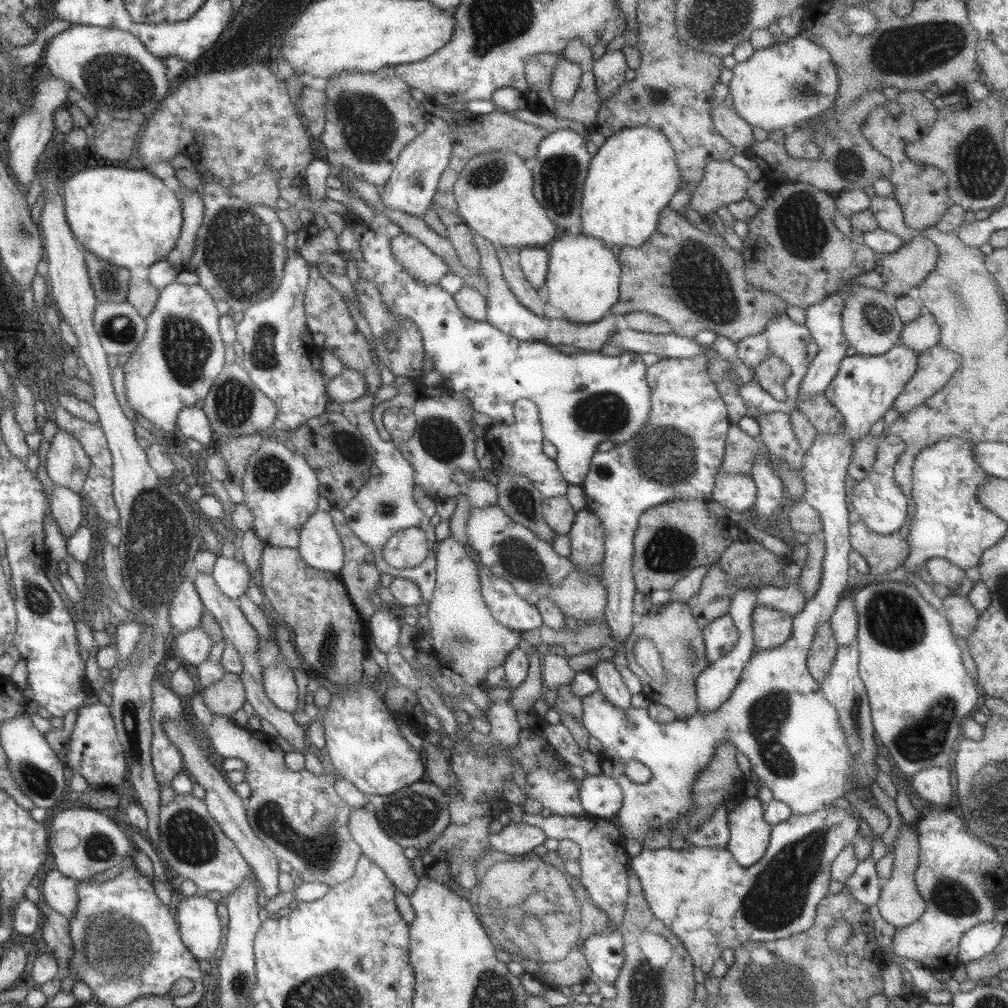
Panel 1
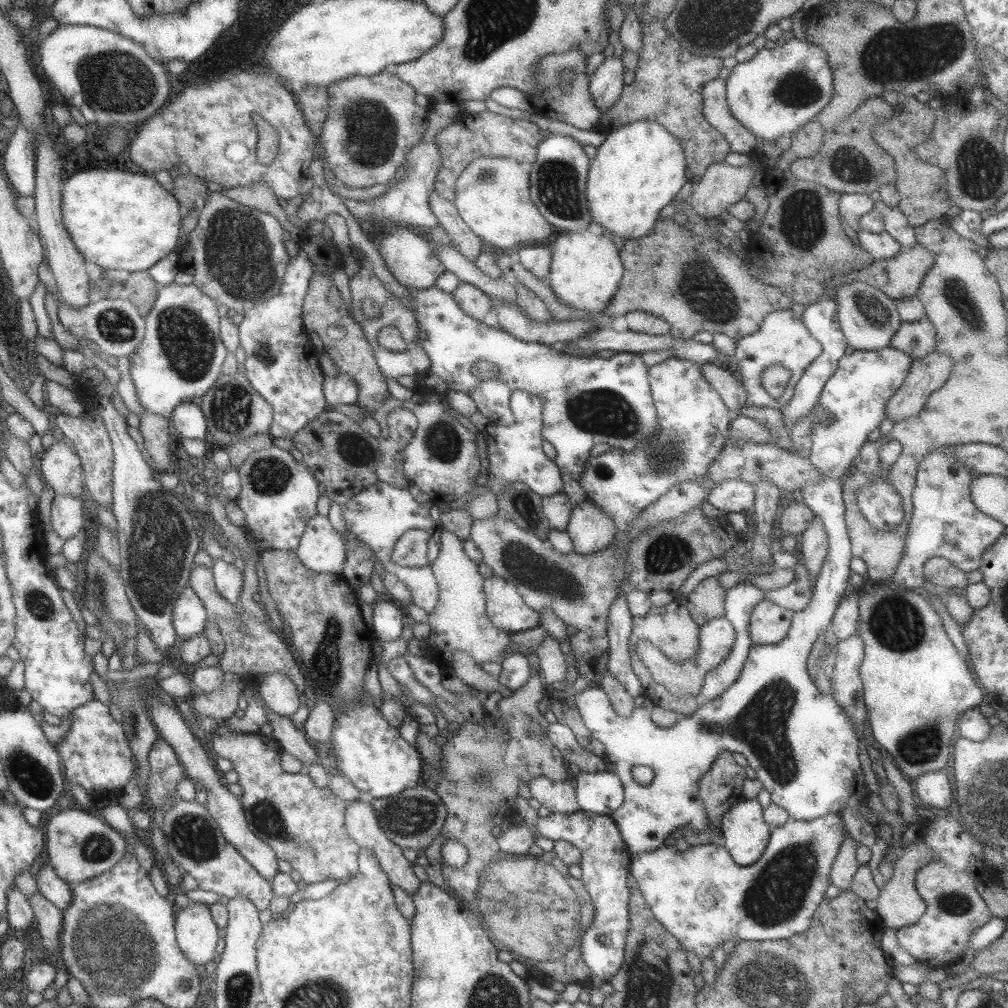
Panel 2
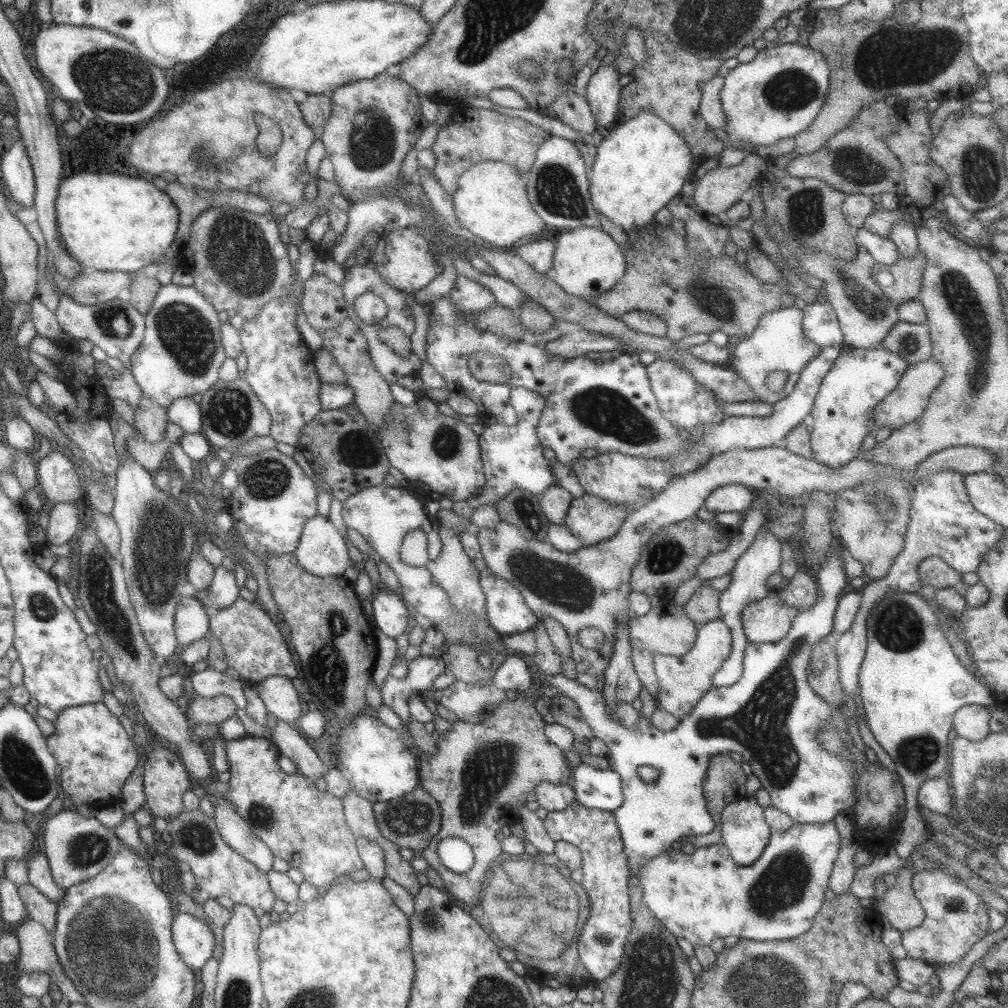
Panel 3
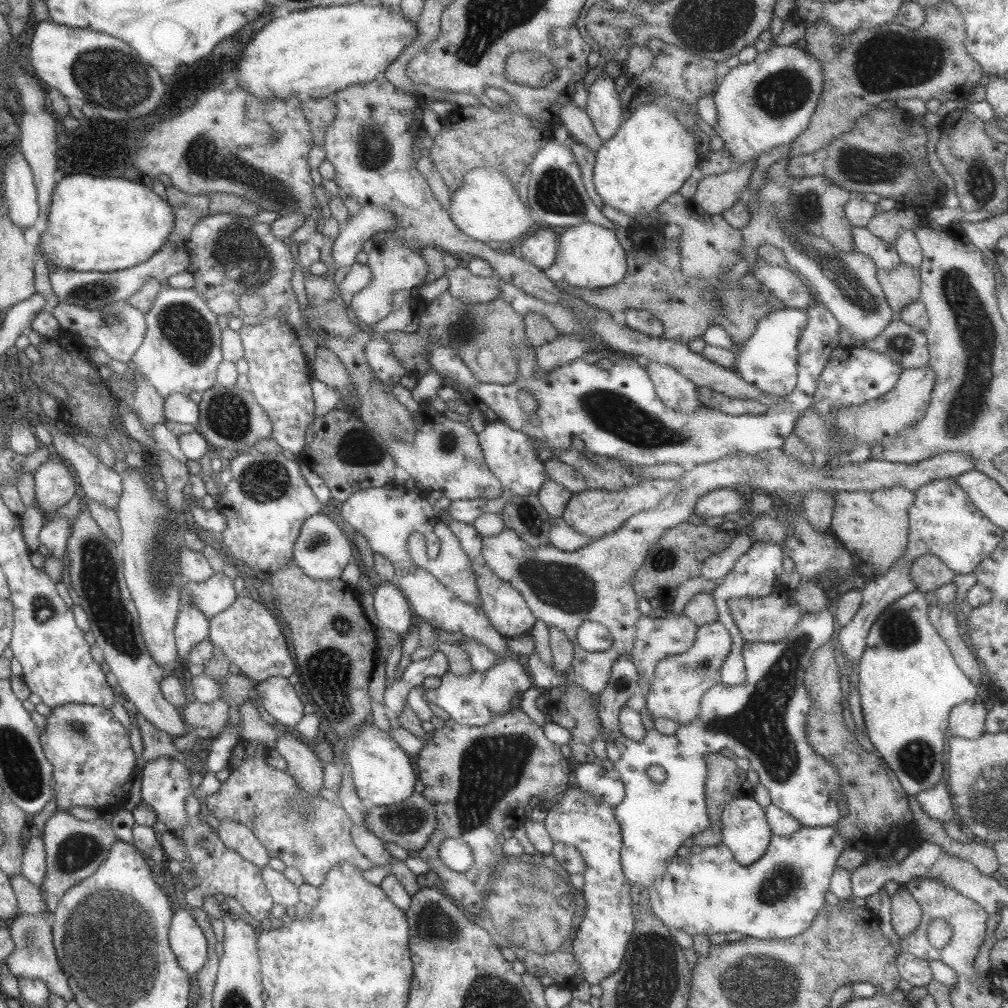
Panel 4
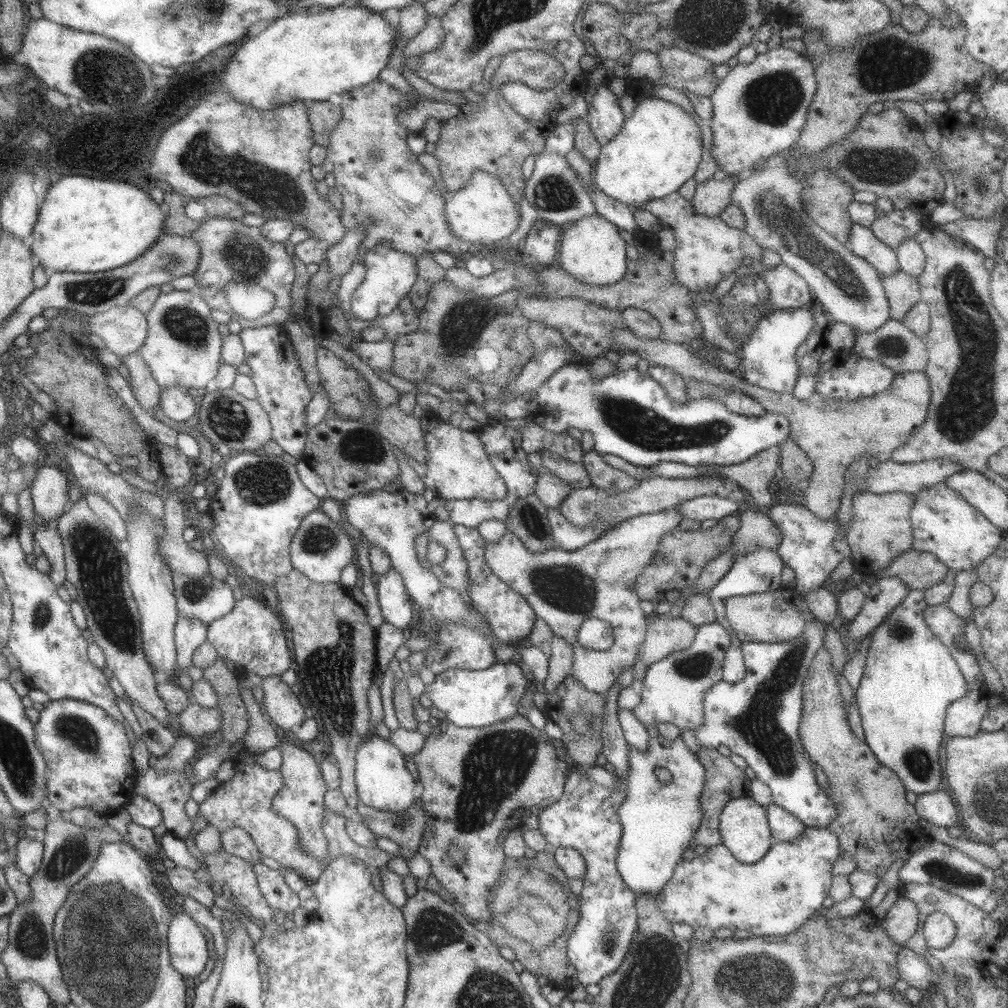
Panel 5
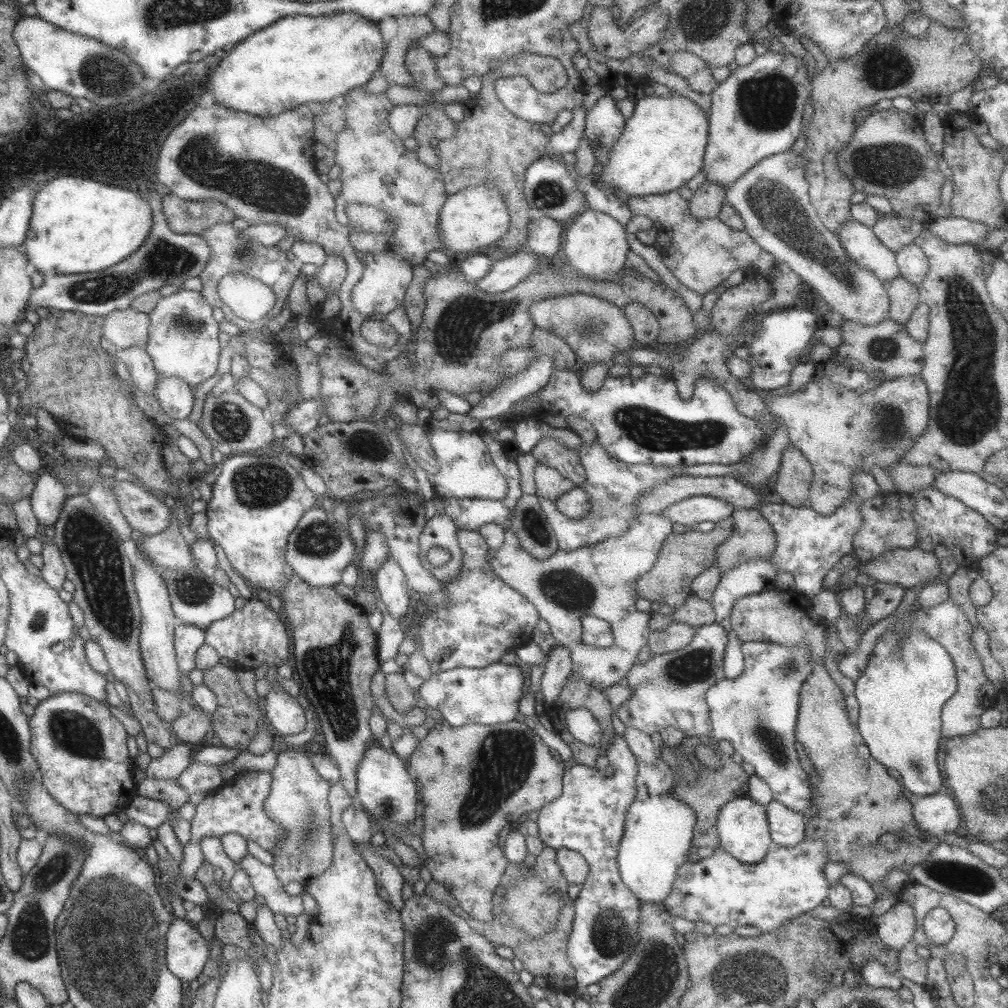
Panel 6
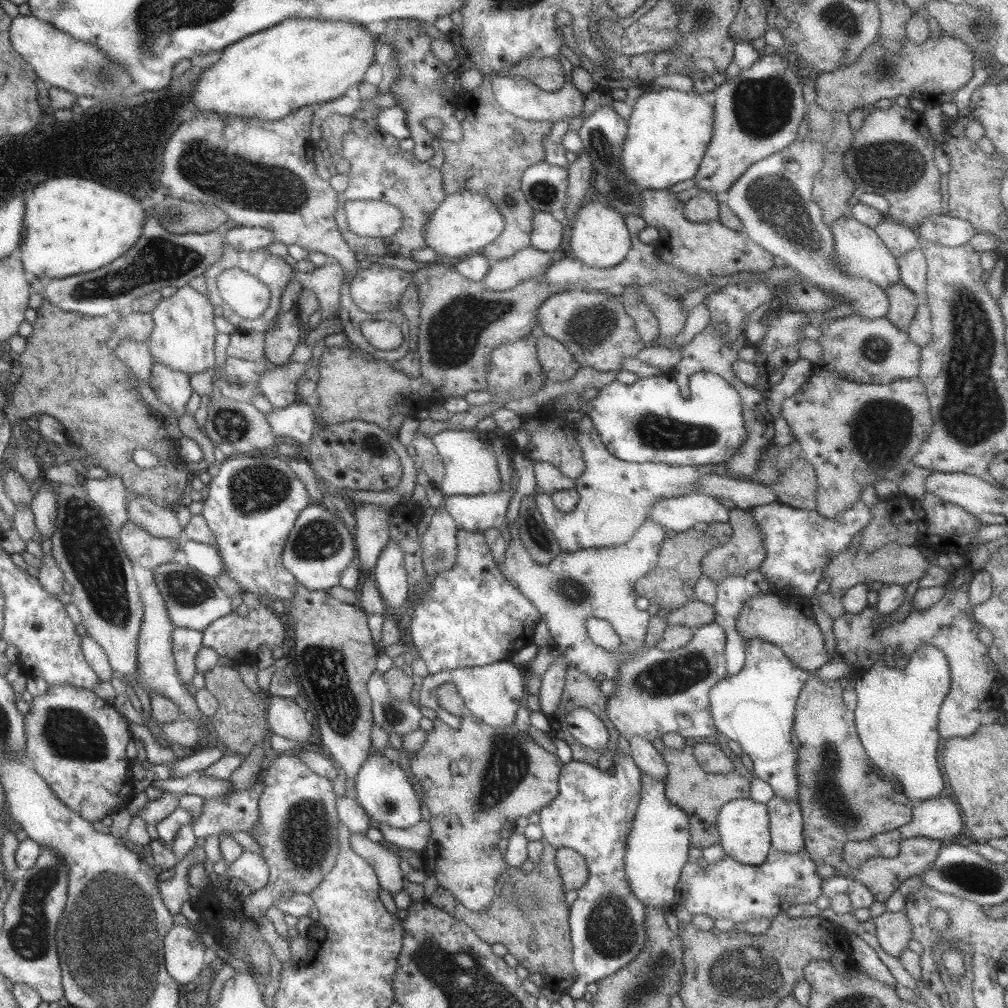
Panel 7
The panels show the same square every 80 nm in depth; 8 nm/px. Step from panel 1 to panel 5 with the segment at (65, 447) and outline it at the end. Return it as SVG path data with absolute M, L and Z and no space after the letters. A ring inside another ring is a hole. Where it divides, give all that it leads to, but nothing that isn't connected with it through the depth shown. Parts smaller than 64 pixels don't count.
M45 462L37 468L30 486L30 497L38 521L53 520L68 507L69 486L69 480L56 463Z

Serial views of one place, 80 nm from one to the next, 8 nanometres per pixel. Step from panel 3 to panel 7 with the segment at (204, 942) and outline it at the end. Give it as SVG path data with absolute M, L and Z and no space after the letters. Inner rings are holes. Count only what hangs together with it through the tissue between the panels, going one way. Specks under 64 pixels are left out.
M173 926L164 936L164 967L181 985L193 984L203 970L204 945L200 935L185 926Z

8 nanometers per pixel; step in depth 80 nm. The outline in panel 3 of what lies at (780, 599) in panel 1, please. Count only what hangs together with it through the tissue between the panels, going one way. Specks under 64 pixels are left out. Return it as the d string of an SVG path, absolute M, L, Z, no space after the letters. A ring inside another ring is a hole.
M799 567L779 594L787 606L797 607L799 610L811 608L818 601L818 586L813 573L805 572Z

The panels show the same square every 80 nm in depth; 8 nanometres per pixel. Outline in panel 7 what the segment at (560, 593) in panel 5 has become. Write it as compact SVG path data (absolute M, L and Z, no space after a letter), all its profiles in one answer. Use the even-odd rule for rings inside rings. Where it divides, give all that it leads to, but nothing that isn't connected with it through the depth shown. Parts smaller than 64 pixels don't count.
M646 518L623 544L560 552L549 564L541 565L531 558L519 540L519 526L515 520L508 522L507 527L512 539L506 547L504 559L497 564L503 580L531 601L540 620L546 624L555 647L565 654L564 658L569 664L587 673L597 683L611 680L624 656L643 646L649 614L635 607L634 584L655 567L660 544L665 539L664 528ZM588 616L611 623L620 638L615 652L605 652L591 642L585 626Z

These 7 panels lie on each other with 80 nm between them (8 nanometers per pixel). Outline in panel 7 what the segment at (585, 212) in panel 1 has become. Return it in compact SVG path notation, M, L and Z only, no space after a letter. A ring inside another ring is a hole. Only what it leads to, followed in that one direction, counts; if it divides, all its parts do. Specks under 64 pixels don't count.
M661 87L657 92L640 94L626 118L627 136L619 162L626 179L642 191L667 189L689 180L697 172L711 140L713 121L713 105L701 93Z

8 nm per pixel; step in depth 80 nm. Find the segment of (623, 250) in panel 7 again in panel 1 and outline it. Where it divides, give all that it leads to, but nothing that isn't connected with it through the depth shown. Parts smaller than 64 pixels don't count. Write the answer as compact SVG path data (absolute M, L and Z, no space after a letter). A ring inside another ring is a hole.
M559 232L546 246L548 271L543 300L557 308L563 319L575 324L591 324L610 313L618 302L620 266L611 247L602 240L583 233Z

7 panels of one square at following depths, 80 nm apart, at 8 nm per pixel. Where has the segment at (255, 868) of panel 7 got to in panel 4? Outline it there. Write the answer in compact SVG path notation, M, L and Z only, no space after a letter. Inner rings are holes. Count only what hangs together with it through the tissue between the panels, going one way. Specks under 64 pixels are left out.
M265 866L260 868L260 875L273 904L278 904L289 912L300 904L297 888L288 879L285 879L282 872Z

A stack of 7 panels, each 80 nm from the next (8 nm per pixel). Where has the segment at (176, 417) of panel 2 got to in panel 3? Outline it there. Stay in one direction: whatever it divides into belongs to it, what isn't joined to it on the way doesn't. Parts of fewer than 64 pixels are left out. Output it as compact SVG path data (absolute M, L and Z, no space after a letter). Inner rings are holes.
M177 397L165 409L168 421L181 428L183 434L201 433L200 407L190 397Z

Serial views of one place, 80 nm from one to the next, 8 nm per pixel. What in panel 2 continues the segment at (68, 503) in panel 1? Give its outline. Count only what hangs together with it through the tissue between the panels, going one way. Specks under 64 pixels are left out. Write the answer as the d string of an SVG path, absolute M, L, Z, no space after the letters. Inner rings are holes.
M54 496L50 505L51 530L61 540L73 538L83 524L83 508L81 497Z

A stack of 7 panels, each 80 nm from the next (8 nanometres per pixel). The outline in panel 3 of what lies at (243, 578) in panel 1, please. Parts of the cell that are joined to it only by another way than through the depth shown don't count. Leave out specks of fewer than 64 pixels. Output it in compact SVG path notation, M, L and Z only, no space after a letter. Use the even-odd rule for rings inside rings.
M221 565L214 568L212 582L206 591L197 591L194 597L203 605L206 612L218 611L229 606L240 596L235 584L233 571L226 571Z

